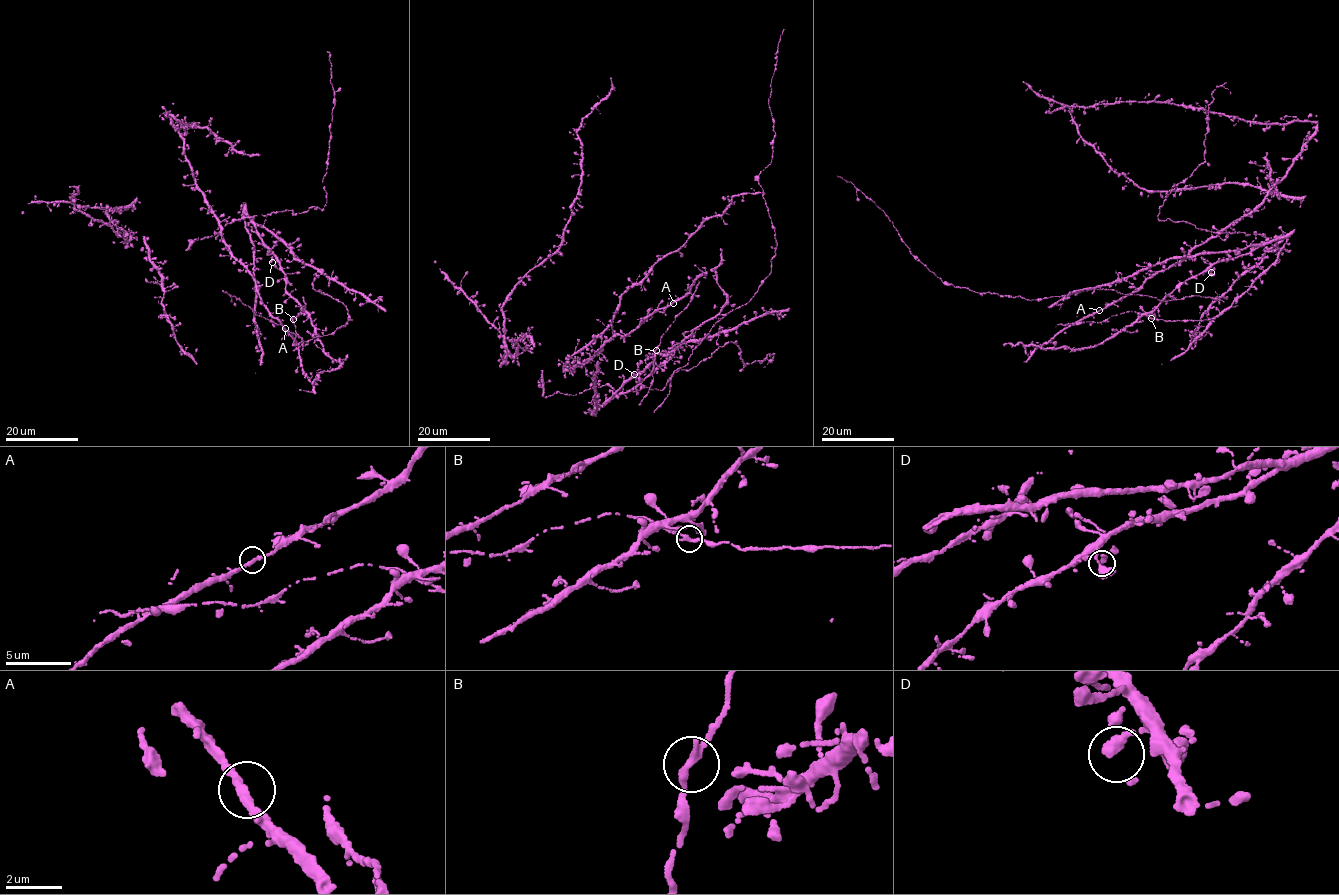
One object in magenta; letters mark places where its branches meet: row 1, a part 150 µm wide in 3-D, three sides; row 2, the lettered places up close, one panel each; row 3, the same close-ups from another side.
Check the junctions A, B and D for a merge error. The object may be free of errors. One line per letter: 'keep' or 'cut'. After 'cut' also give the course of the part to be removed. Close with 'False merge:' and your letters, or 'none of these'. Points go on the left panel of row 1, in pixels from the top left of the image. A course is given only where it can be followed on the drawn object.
A: keep
B: keep
D: keep
False merge: none of these

